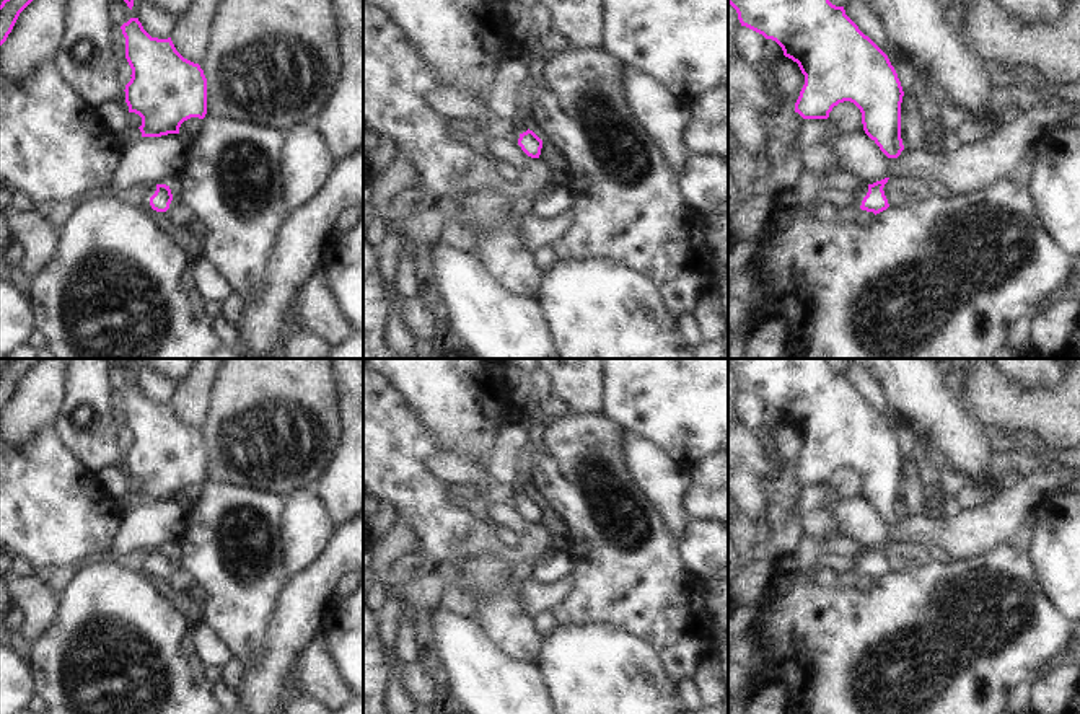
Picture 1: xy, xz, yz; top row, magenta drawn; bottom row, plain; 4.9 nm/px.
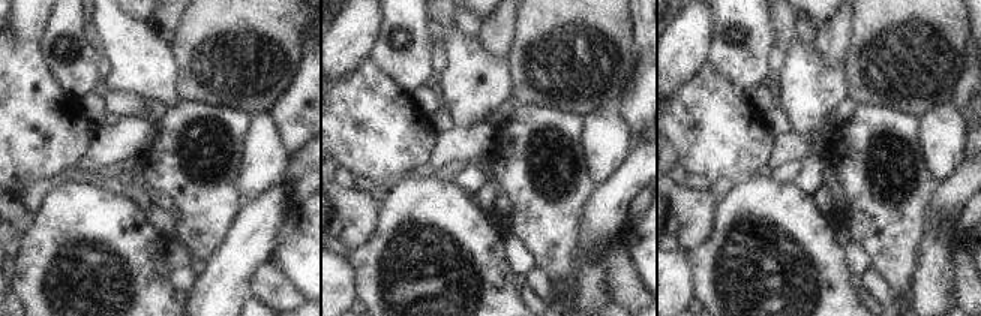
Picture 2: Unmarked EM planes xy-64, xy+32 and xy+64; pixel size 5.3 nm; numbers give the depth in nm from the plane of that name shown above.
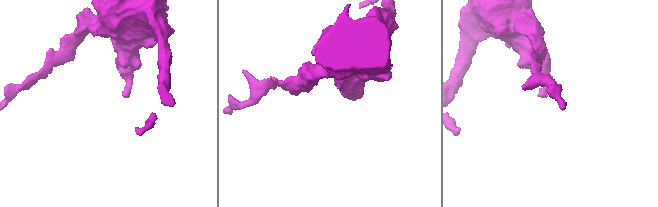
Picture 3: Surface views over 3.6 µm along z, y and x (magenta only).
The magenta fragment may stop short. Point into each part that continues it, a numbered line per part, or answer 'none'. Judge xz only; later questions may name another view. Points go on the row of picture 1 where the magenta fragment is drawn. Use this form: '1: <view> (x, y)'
none

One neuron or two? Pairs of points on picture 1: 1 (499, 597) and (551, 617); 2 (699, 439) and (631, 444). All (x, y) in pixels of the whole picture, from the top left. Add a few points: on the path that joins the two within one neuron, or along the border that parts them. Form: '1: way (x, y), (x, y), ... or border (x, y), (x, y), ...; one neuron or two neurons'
1: border (531, 618), (533, 630), (543, 639); two neurons
2: border (624, 429), (631, 429), (652, 440), (683, 467); two neurons

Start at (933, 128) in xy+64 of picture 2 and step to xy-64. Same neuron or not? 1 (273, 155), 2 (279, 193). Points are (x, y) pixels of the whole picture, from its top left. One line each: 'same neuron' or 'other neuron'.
1: same neuron
2: other neuron

